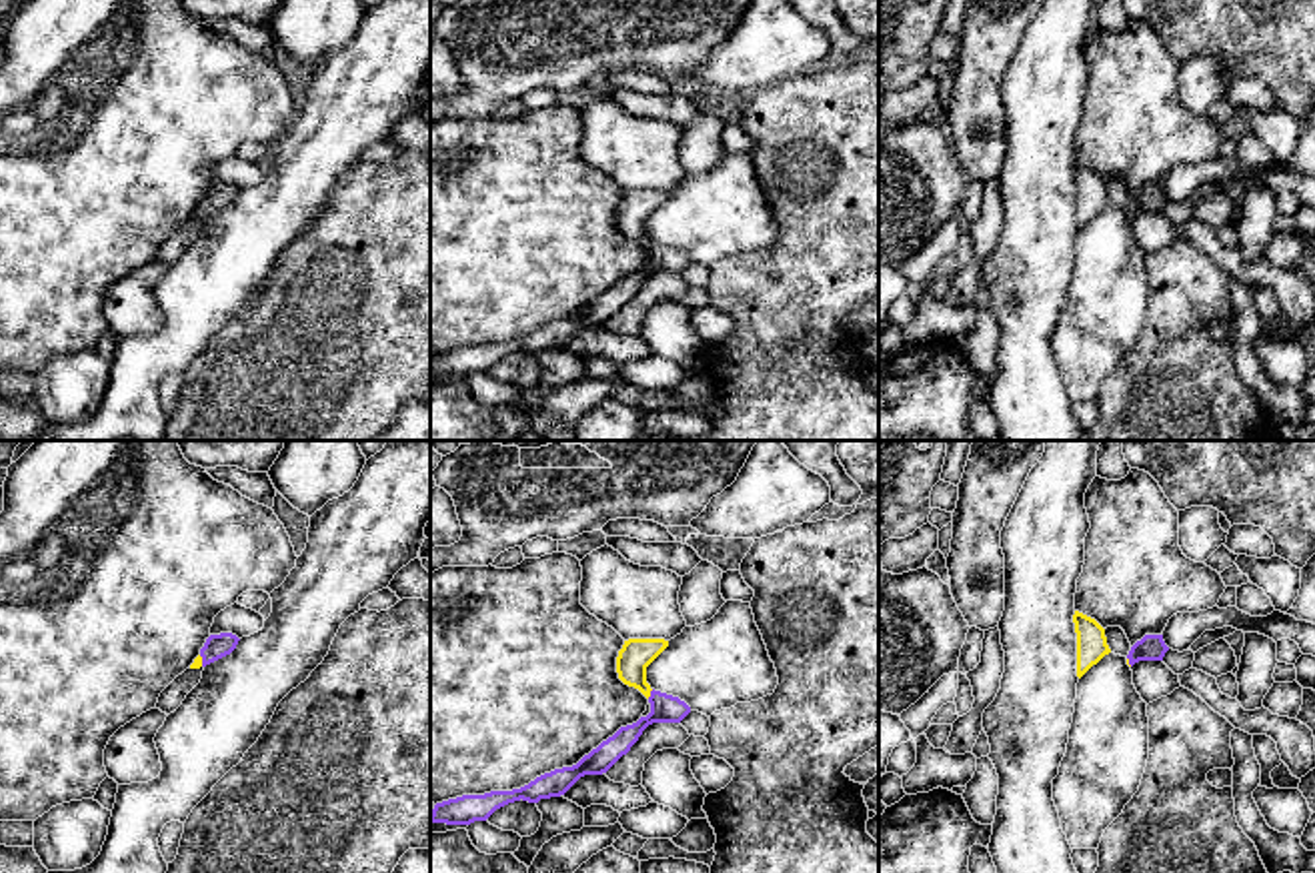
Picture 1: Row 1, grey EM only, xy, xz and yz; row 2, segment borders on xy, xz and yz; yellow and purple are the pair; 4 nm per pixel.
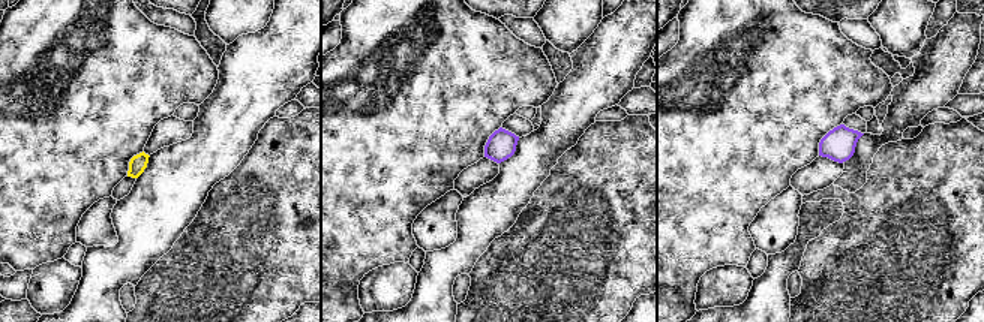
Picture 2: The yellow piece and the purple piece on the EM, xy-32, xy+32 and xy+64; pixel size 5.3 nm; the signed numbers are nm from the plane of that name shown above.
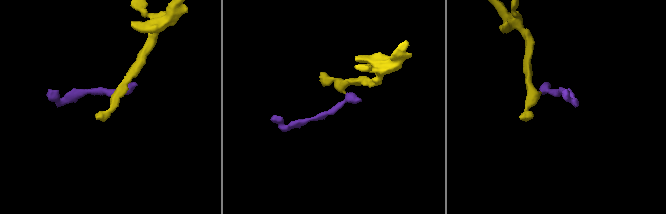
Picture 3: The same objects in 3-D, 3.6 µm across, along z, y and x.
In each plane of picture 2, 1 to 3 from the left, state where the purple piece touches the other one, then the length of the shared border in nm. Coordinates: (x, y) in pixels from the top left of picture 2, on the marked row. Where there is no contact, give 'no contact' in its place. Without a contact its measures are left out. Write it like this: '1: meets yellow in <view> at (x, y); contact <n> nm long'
1: no contact
2: no contact
3: no contact

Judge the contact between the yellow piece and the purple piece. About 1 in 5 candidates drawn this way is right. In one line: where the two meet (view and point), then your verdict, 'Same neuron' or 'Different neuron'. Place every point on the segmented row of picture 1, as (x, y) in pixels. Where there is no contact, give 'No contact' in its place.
Touches yellow at xz (649, 693). Same neuron

